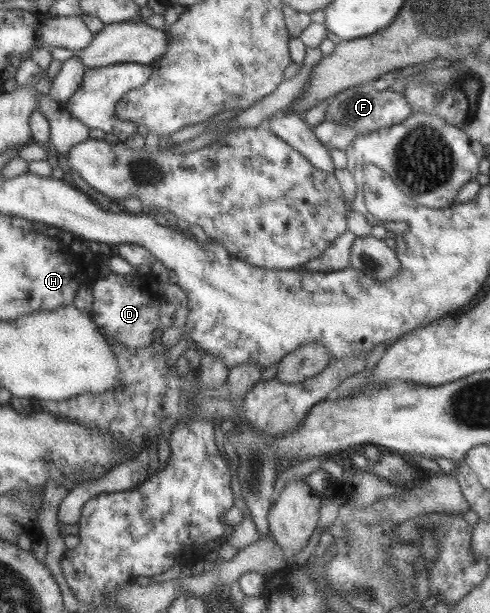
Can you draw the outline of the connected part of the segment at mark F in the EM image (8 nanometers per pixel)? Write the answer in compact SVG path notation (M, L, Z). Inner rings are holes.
M362 84L345 89L331 98L331 102L324 114L324 121L334 121L342 125L350 125L358 132L358 136L370 135L374 131L380 131L382 127L390 127L396 123L402 123L413 114L412 106L402 93L396 93L390 89L376 90L373 84Z

